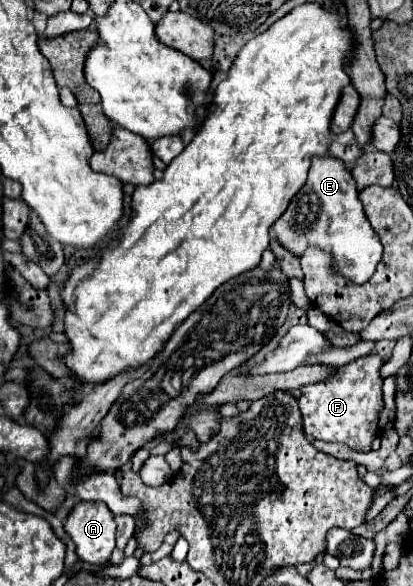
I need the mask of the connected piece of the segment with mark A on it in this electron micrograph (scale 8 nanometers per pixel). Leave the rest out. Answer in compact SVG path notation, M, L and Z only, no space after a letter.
M78 502L66 516L64 530L74 540L82 562L102 564L110 560L116 524L106 504Z

